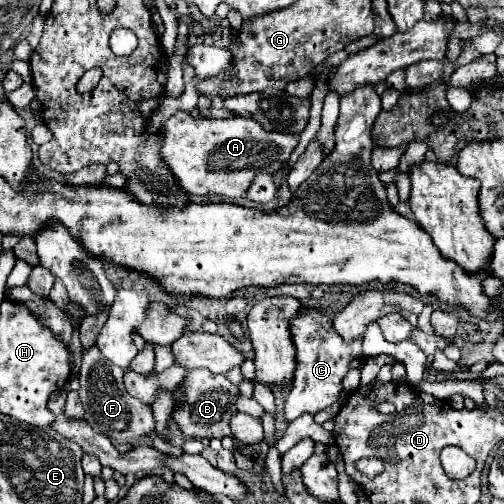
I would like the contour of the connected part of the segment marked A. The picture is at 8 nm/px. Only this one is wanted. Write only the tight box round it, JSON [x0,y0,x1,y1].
[160,112,298,198]

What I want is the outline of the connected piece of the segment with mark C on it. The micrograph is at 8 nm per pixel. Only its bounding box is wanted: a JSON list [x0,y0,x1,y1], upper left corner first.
[284,310,366,422]

